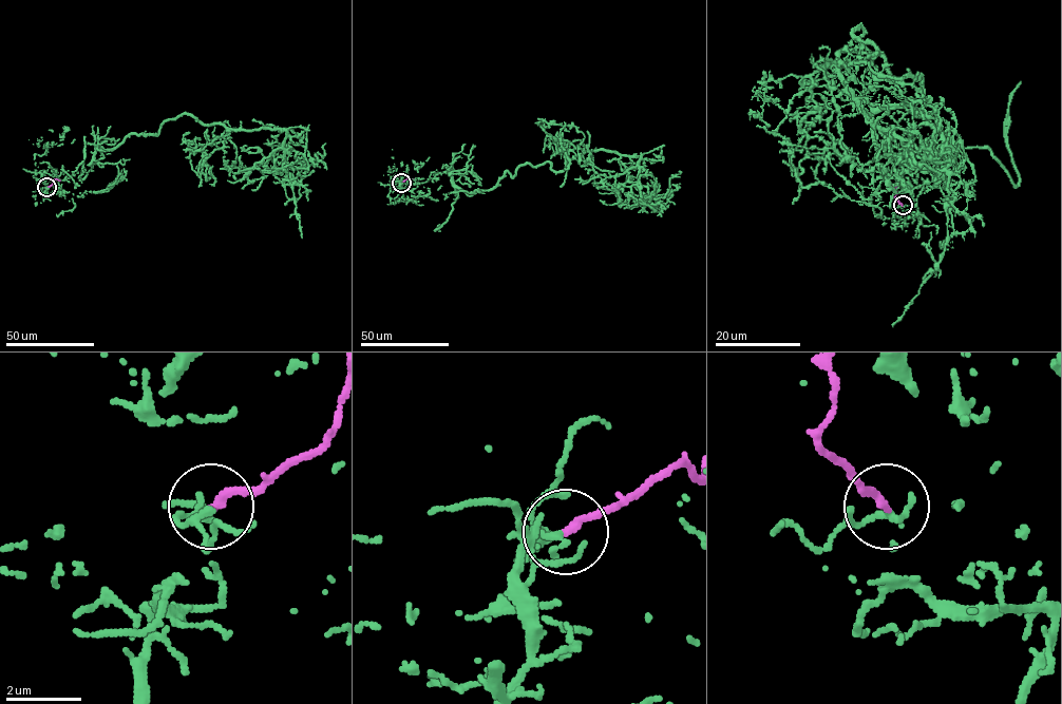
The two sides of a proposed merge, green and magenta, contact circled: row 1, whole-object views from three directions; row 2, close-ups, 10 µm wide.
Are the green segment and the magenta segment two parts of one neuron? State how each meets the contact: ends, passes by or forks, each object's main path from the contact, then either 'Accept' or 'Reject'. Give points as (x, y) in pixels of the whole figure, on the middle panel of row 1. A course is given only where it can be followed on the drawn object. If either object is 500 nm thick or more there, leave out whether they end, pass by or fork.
At the ring green passes by. At the ring magenta ends. Course of green: (401, 183), (469, 171), (455, 200), (607, 150), (640, 156), (646, 202), (657, 178). Course of magenta: (401, 183), (415, 179). Accept

